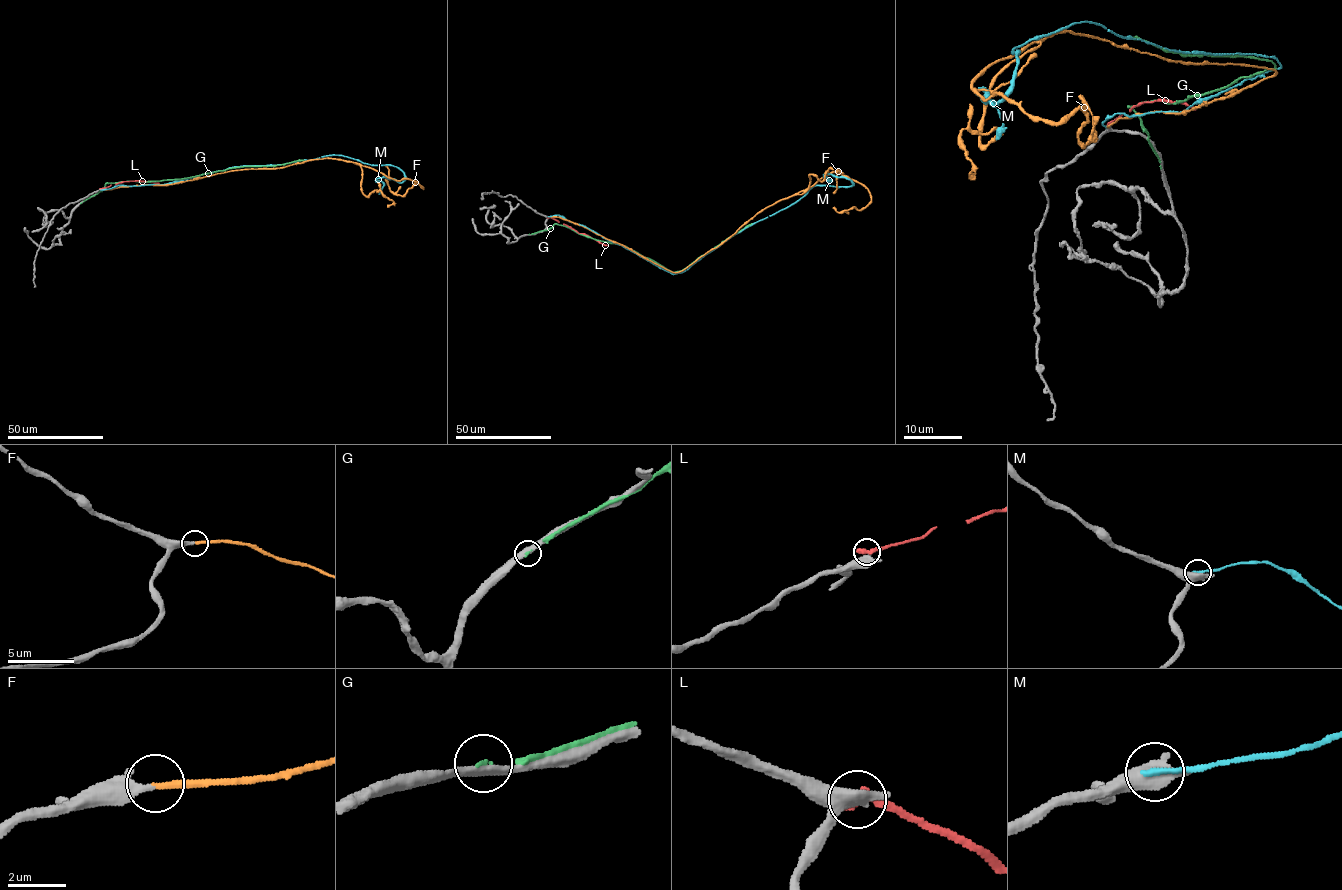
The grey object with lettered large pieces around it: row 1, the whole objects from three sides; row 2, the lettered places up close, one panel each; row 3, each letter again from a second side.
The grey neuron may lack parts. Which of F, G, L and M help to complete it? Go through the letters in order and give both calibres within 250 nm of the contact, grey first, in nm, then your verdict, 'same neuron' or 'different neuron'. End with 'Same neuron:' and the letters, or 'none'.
F: 200/240 nm | same neuron
G: 320/100 nm | different neuron
L: 320/400 nm | different neuron
M: 500/200 nm | different neuron
Same neuron: F

